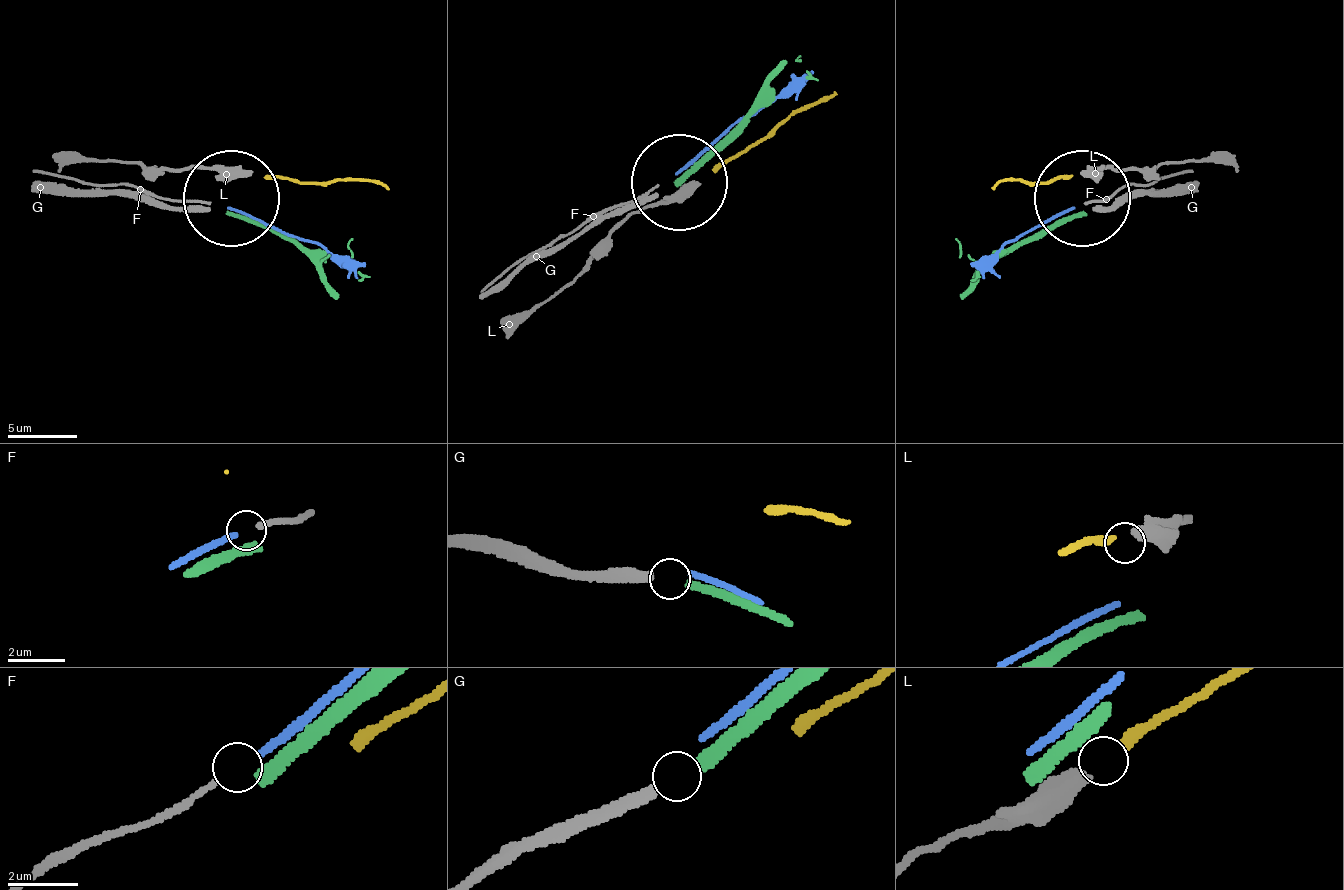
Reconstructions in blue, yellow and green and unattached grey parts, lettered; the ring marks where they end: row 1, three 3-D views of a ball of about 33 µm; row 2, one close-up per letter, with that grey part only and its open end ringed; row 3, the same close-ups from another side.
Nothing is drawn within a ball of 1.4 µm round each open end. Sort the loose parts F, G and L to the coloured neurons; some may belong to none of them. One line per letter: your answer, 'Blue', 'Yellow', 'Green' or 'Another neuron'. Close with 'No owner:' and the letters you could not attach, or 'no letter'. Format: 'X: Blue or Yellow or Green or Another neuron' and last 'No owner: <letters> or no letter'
F: Blue
G: Green
L: Yellow
No owner: no letter

